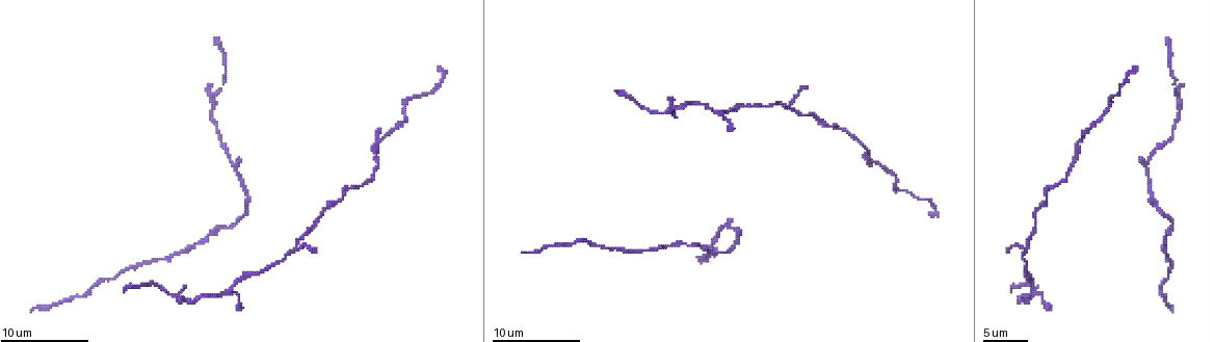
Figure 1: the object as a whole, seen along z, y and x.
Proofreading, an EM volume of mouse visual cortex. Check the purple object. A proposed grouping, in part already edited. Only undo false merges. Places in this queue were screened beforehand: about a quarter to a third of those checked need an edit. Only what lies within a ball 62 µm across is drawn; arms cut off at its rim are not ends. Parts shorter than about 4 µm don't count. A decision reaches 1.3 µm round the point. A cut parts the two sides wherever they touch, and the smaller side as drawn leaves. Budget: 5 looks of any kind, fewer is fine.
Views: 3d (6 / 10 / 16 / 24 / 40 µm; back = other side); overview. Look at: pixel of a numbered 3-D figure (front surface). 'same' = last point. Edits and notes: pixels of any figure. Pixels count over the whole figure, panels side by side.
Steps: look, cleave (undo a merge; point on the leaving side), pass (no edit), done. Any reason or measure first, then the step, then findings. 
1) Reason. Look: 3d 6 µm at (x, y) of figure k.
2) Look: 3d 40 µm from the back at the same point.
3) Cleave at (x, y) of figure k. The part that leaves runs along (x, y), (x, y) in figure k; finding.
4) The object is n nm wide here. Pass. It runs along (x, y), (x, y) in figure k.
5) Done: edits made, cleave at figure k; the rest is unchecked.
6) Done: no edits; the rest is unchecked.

Small branch off a trunk. Look: 3d 16 µm at (177, 293) of figure 1.

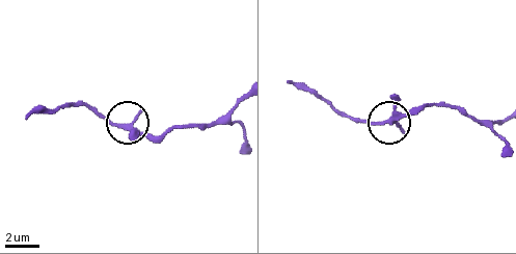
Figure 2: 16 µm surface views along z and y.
Look: 3d 6 µm at (389, 122) of figure 2.

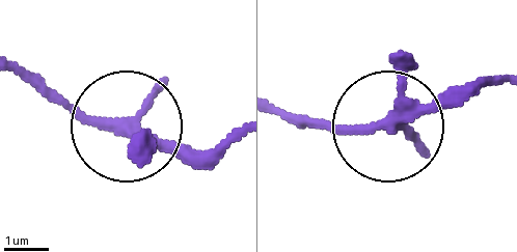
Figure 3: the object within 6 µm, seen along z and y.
Pass. It runs along (393, 122), (497, 86) in figure 3; continuous, no second neuron.

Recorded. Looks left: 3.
Calibre changes. Look: 3d 10 µm at (1150, 188) of figure 1.

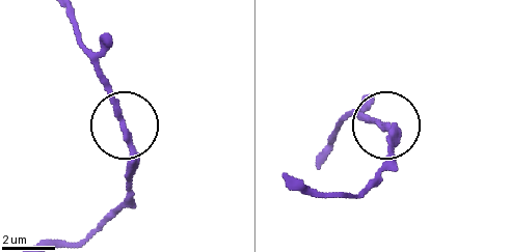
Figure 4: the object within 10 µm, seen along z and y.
Pass. One neuron here.

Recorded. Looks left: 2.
Sudden change in width. Look: 3d 10 µm at (1072, 164) of figure 1.

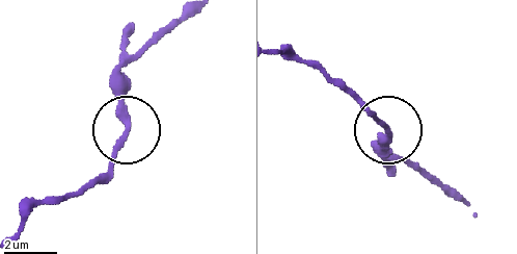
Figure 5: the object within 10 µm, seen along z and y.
Pass. It runs along (14, 235), (110, 161), (121, 70) in figure 5; all the same neuron.

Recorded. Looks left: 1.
Done: no edits; the rest is unchecked.

